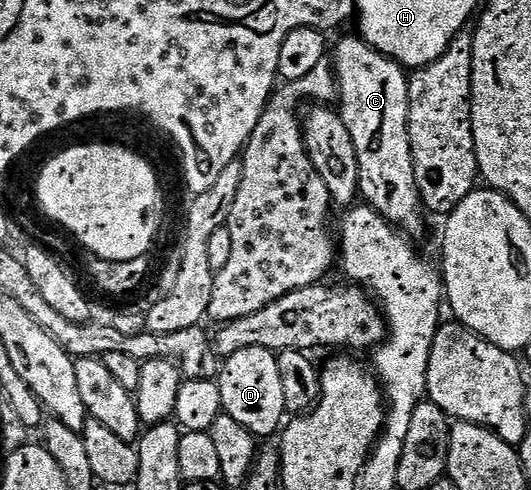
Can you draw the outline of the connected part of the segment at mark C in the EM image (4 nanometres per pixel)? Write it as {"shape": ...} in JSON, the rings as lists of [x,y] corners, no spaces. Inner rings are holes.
{"shape":[[[354,35],[355,37],[347,37],[339,46],[334,46],[333,57],[335,53],[335,61],[333,60],[333,68],[337,81],[337,97],[341,102],[343,100],[343,109],[341,108],[341,116],[347,129],[351,132],[351,138],[355,144],[355,150],[359,156],[359,171],[361,174],[361,193],[365,198],[366,204],[378,210],[380,214],[392,225],[403,230],[408,235],[416,235],[423,229],[423,213],[424,203],[423,197],[419,194],[419,184],[415,178],[415,155],[413,147],[411,146],[411,97],[412,97],[412,82],[409,80],[409,73],[404,66],[400,65],[398,61],[387,57],[381,51],[377,51],[370,43],[364,41],[362,36]]]}

